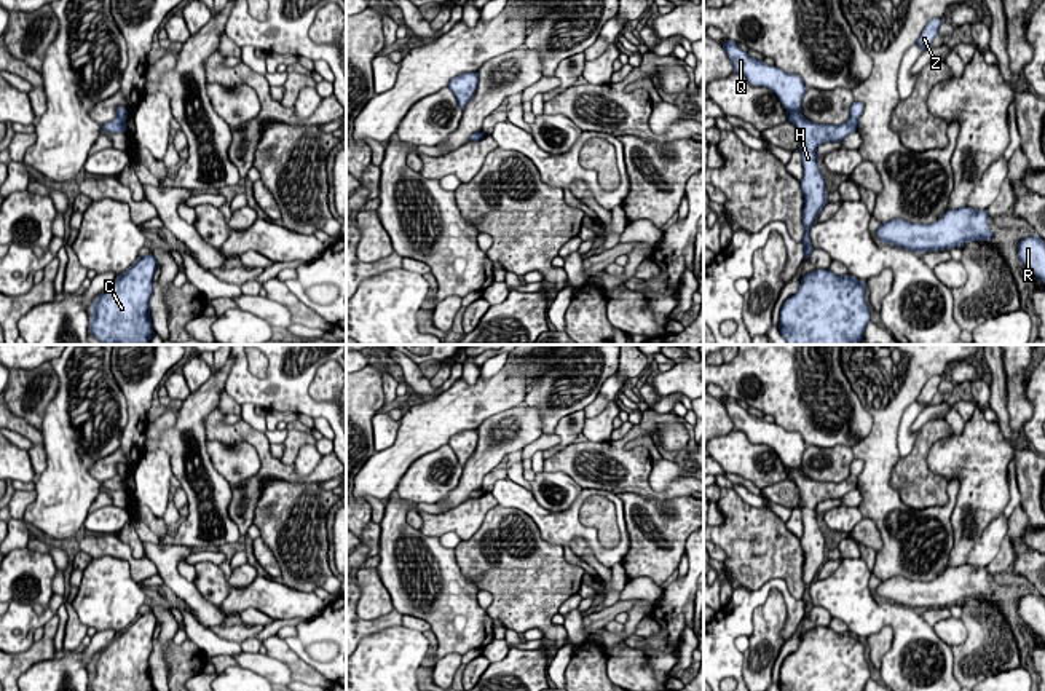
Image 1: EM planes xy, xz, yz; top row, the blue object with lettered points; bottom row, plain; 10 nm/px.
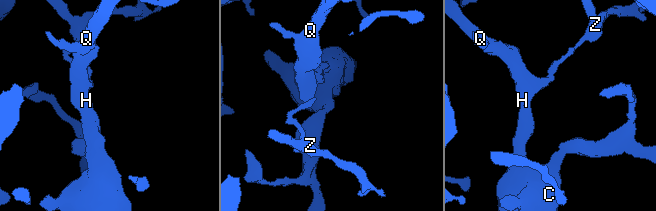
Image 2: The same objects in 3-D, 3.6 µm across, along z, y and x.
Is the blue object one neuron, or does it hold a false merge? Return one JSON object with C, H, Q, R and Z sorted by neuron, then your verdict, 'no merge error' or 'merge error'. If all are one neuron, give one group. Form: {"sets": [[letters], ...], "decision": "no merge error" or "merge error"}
{"sets": [["C", "H", "Q", "R"], ["Z"]], "decision": "merge error"}

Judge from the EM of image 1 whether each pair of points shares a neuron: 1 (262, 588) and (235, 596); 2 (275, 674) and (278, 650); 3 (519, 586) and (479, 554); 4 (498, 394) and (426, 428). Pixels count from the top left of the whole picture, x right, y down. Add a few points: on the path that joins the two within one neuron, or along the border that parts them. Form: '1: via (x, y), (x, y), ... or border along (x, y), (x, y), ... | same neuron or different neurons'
1: via (256, 594), (241, 596) | same neuron
2: border along (265, 655), (279, 659), (292, 674) | different neurons
3: via (509, 576), (488, 559) | same neuron
4: via (481, 401), (444, 415) | same neuron

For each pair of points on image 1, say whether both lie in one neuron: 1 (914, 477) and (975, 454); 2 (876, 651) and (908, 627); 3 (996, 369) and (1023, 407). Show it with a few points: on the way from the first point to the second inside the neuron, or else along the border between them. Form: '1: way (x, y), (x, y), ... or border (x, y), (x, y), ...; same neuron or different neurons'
1: border (945, 436), (930, 447), (927, 466), (948, 482); different neurons
2: border (887, 624), (892, 631), (892, 645), (878, 669); different neurons
3: border (1001, 361), (1009, 420); different neurons

